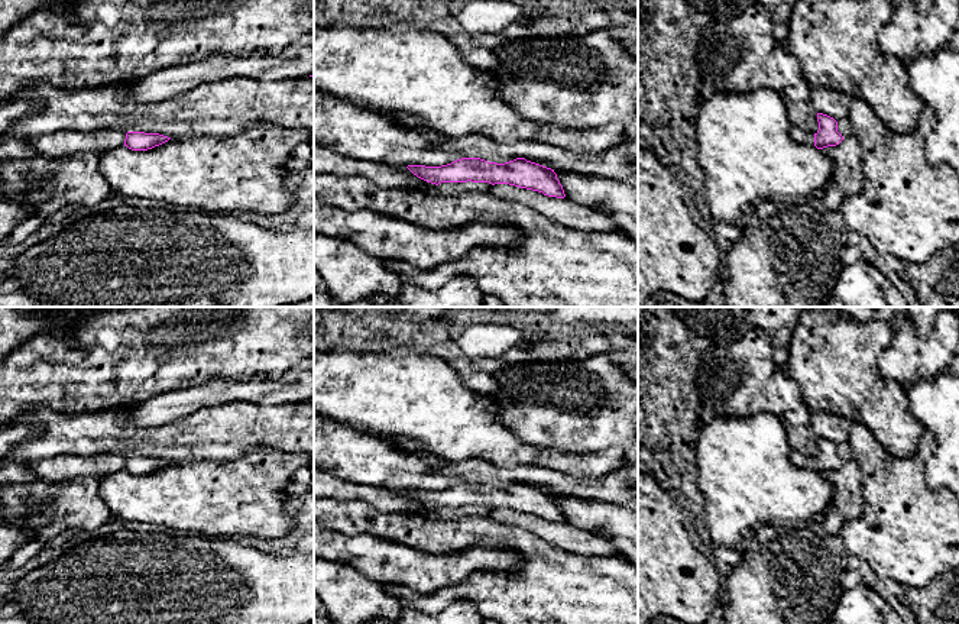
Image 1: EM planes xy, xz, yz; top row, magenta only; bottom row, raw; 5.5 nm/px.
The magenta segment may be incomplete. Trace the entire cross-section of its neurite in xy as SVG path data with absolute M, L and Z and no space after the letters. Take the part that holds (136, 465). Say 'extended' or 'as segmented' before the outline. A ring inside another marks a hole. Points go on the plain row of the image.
extended; M103 453L95 456L58 455L30 465L33 473L45 482L62 482L81 476L107 476L120 471L132 475L148 475L168 466L171 462L159 458L122 456Z

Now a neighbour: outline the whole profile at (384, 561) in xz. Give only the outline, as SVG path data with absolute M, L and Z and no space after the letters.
M314 520L314 559L349 565L362 575L418 592L457 583L479 570L512 572L522 566L516 550L473 546L451 555L430 555L373 534L344 534Z

